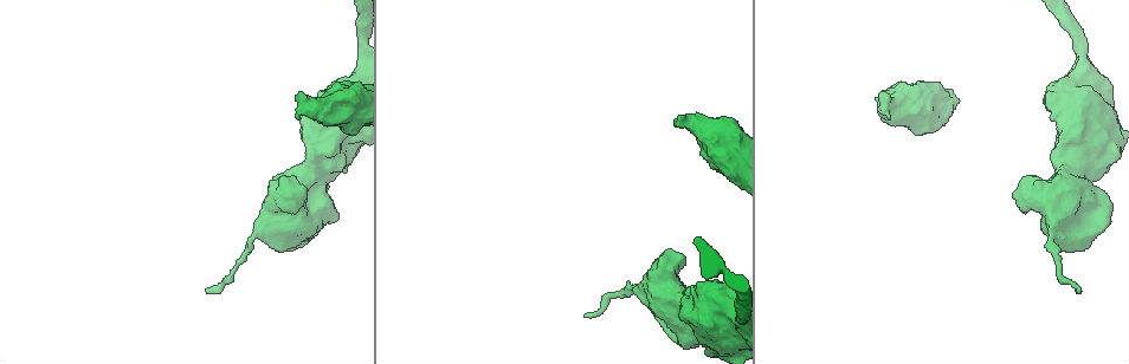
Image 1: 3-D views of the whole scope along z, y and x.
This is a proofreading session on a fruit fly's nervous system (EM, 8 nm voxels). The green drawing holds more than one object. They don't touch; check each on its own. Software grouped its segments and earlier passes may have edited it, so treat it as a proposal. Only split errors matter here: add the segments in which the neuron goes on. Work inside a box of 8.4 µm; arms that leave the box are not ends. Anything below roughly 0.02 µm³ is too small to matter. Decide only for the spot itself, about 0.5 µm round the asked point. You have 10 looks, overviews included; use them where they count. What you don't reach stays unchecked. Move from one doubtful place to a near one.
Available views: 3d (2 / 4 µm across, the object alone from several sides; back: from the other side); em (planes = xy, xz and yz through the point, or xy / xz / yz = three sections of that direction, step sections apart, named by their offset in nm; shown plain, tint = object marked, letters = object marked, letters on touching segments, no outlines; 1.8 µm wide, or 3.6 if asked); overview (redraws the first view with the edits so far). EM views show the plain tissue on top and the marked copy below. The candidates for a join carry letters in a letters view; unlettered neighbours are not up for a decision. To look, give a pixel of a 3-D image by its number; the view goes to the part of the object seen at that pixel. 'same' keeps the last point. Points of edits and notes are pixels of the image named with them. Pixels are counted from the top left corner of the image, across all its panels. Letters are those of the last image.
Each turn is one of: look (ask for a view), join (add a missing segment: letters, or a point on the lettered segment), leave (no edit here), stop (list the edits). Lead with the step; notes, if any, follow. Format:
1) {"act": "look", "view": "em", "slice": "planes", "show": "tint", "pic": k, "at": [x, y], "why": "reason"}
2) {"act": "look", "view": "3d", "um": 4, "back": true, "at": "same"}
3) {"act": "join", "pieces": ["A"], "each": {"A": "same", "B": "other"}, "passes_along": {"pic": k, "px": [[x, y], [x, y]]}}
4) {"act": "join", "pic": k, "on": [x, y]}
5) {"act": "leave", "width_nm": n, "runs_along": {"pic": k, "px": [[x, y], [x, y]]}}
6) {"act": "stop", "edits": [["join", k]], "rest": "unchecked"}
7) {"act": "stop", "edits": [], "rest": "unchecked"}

{"act": "look", "view": "3d", "um": 4, "pic": 1, "at": [349, 77], "why": "branch stops here"}

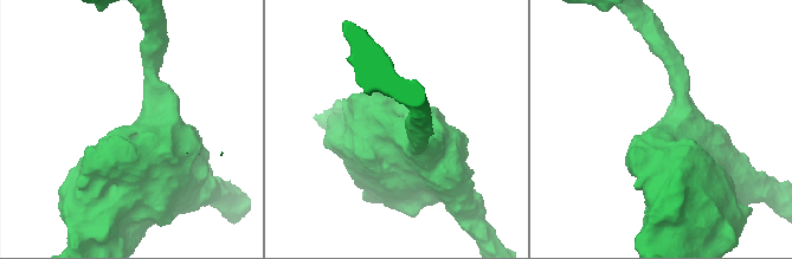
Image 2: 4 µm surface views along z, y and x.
{"act": "look", "view": "em", "um": 3.6, "slice": "xy", "step": 8, "show": "tint", "pic": 2, "at": [654, 127]}

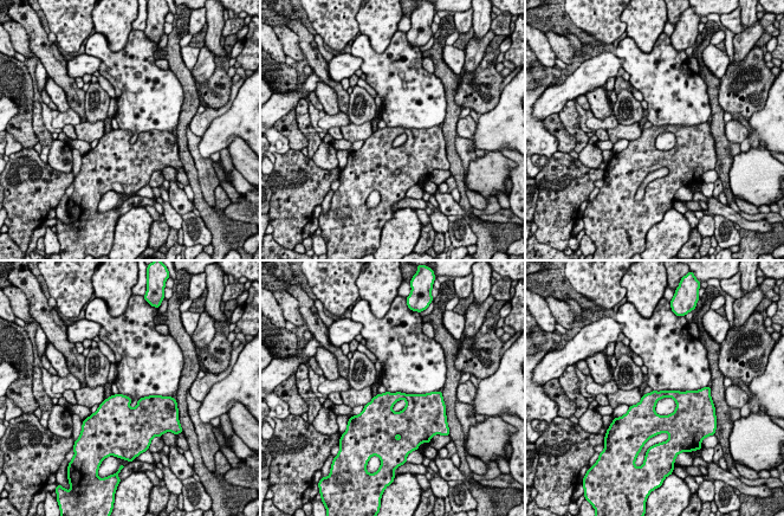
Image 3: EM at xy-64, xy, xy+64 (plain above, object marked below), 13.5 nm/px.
{"act": "look", "view": "em", "um": 3.6, "slice": "yz", "step": 8, "show": "letters", "at": "same", "why": "cut it another way"}

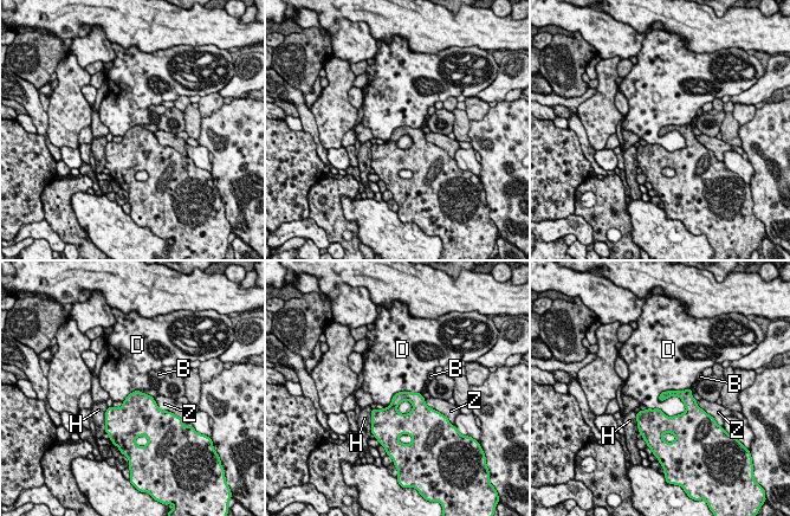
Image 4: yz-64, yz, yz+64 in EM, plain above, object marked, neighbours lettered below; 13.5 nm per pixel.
{"act": "leave", "each": {"B": "other", "D": "other", "H": "other", "Z": "other"}, "found": "no lettered segment goes on from it"}

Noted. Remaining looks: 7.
{"act": "look", "view": "em", "um": 3.6, "slice": "xy", "step": 8, "show": "tint", "pic": 1, "at": [1069, 166], "why": "four arms meet"}

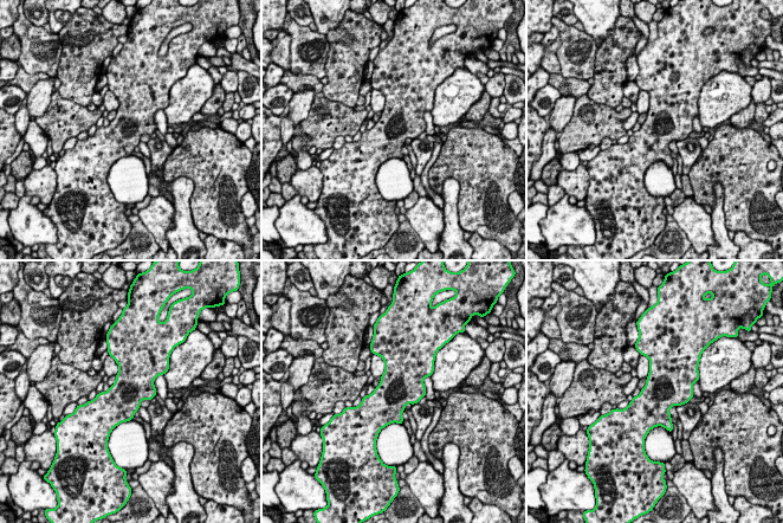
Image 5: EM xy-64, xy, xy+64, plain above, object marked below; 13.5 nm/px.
{"act": "look", "view": "em", "um": 3.6, "slice": "planes", "show": "letters", "at": "same", "why": "another direction"}

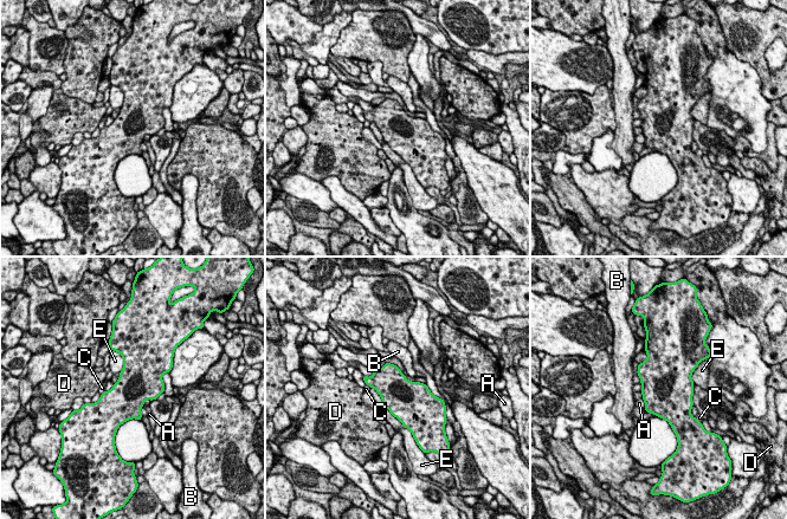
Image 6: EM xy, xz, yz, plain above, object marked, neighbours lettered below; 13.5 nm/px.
{"act": "leave", "each": {"A": "other", "B": "other", "C": "other", "D": "other", "E": "other"}, "border": {"pic": 6, "px": [[642, 399], [645, 404], [644, 408]]}, "found": "no lettered segment goes on from it"}

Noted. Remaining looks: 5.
{"act": "look", "view": "em", "um": 3.6, "slice": "planes", "show": "letters", "pic": 1, "at": [1079, 288], "why": "free end"}

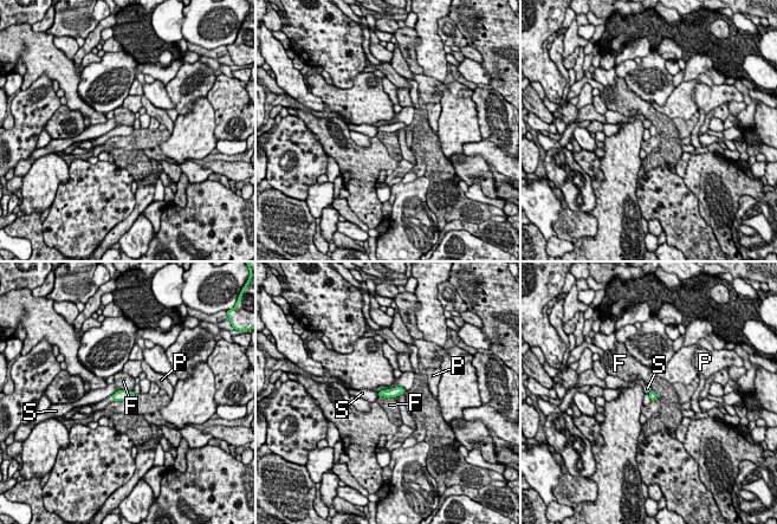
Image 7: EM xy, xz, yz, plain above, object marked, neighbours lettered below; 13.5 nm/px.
{"act": "leave", "width_nm": 100, "each": {"F": "other", "P": "other", "S": "other"}, "border": {"pic": 7, "px": [[377, 395], [395, 398]]}, "found": "none of them fits"}

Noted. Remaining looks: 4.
{"act": "look", "view": "em", "slice": "xz", "step": 4, "show": "letters", "pic": 1, "at": [889, 120], "why": "thick end"}

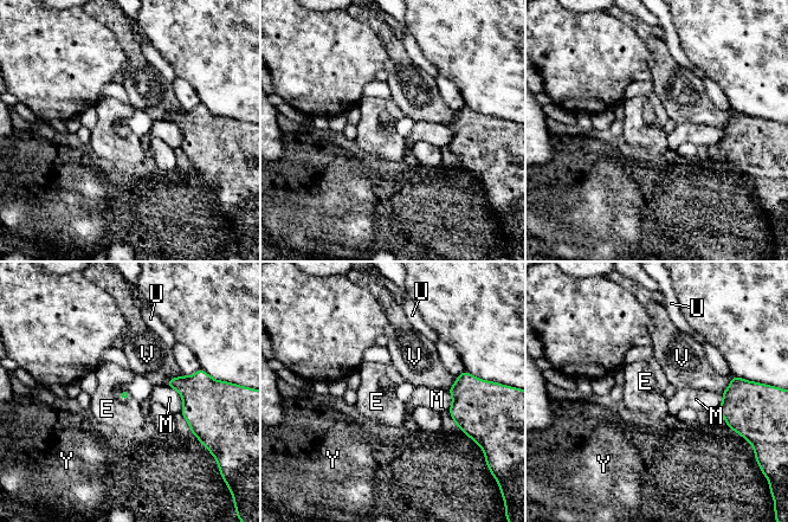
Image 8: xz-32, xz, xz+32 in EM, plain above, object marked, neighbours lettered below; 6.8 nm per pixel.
{"act": "leave", "each": {"E": "other", "M": "other", "U": "other", "V": "other", "Y": "other"}, "border": {"pic": 8, "px": [[117, 394], [122, 399], [130, 398]]}, "found": "no lettered segment goes on from it"}

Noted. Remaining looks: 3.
{"act": "stop", "edits": [], "rest": "unchecked"}

